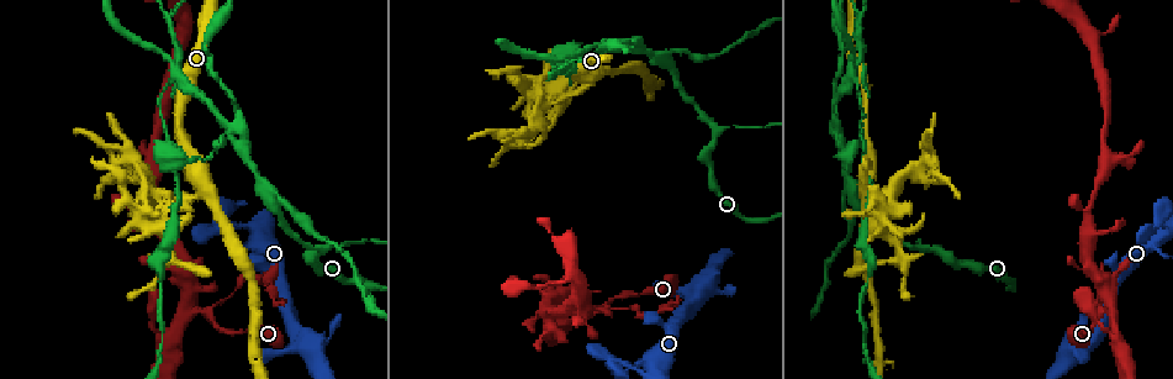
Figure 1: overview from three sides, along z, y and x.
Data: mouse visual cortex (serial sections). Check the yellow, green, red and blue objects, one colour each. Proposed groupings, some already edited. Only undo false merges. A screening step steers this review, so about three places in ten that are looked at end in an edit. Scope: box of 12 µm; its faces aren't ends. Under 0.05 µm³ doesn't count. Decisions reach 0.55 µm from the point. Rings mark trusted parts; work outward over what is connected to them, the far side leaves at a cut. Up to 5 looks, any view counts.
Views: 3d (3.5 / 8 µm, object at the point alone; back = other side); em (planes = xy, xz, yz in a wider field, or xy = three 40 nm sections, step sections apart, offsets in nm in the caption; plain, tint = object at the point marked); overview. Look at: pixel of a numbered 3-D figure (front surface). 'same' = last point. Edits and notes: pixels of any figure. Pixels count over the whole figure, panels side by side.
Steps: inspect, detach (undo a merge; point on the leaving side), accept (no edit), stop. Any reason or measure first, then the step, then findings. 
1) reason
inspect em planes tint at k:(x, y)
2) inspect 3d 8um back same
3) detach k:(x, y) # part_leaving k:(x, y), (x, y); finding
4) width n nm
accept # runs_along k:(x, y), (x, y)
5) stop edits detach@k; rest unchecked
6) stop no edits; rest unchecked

three-way junction
inspect 3d 3.5um at 1:(204, 193)

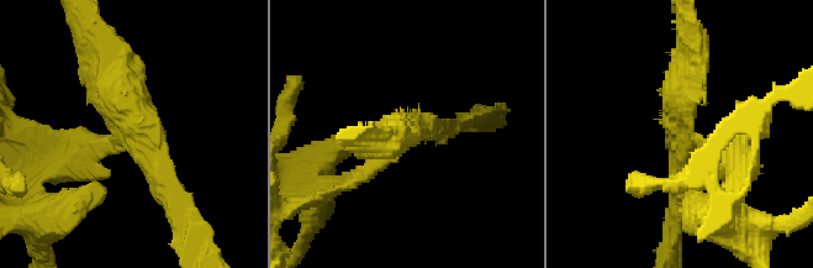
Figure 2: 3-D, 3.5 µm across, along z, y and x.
arm_widths 200, 250, 450 nm
detach 2:(719, 163) # part_leaving 2:(702, 145), (743, 171), (724, 198); two cells meet here

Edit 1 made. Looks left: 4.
abrupt turn
inspect 3d 8um back at 1:(1153, 225)

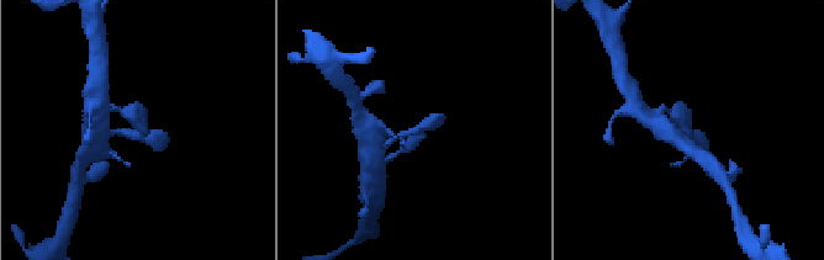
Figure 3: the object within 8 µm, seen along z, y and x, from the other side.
zoom in
inspect 3d 3.5um at 3:(136, 137)

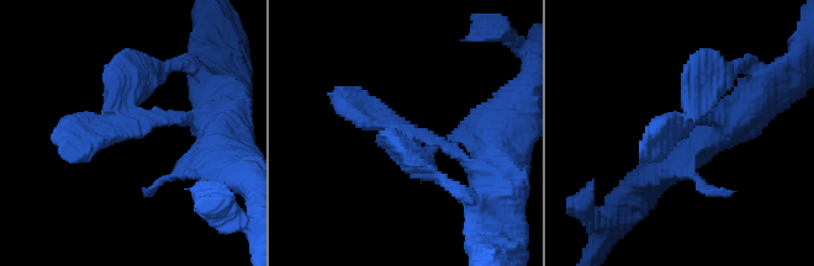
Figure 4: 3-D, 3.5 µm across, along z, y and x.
inspect em xy step 1 tint at 4:(409, 133)

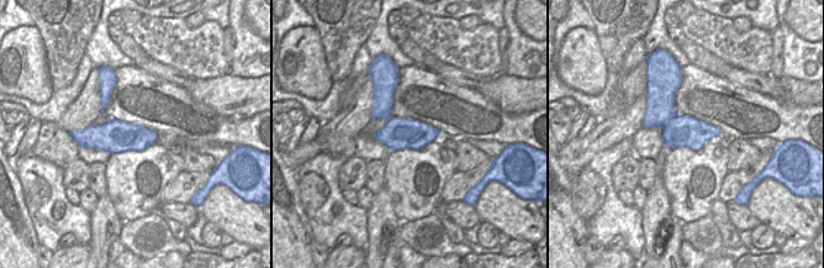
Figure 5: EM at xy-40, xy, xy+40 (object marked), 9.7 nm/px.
accept # runs_along 4:(202, 122), (120, 111), (157, 73); continuous, no second cell

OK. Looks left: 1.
stop edits detach@2; rest unchecked

